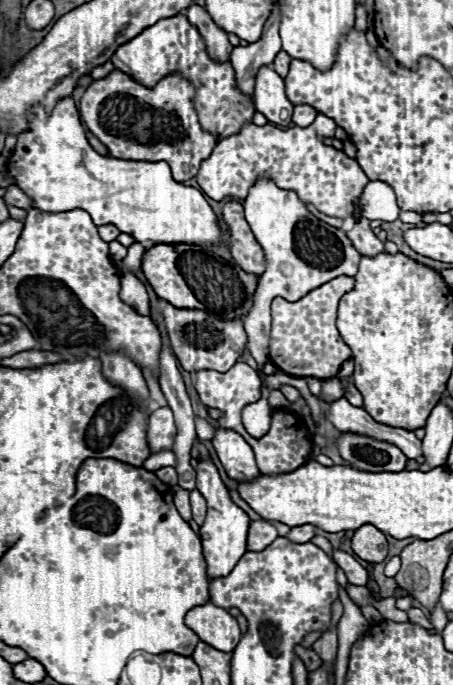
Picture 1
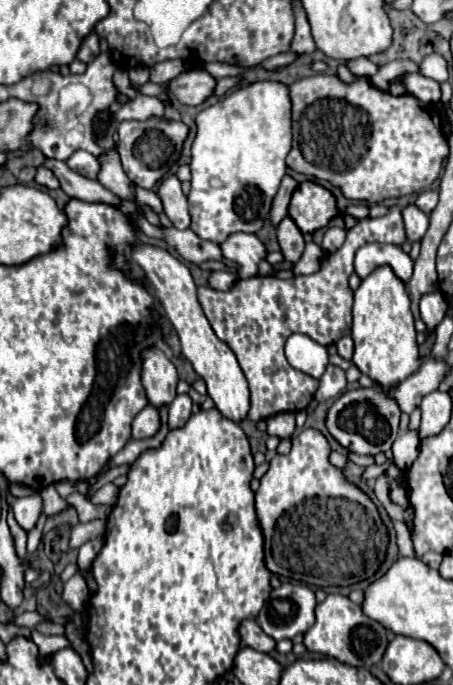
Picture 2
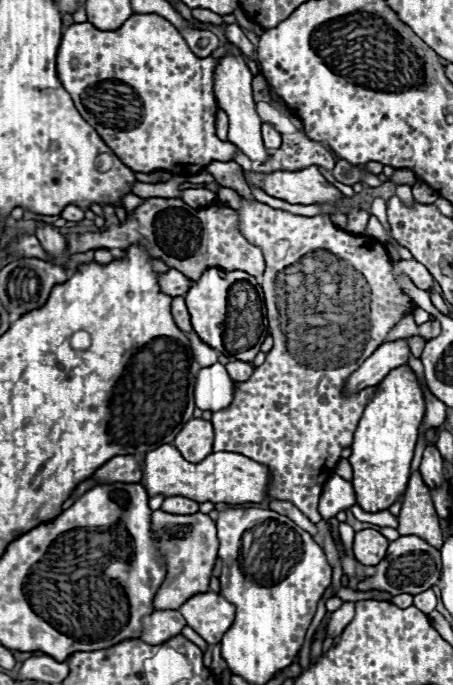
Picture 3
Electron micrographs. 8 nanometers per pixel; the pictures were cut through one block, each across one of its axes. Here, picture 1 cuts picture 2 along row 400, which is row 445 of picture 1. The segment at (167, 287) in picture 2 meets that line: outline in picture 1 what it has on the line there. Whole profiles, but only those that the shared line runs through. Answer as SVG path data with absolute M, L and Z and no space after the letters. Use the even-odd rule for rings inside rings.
M220 428L220 430L216 430L212 444L214 444L214 450L216 450L226 474L232 480L252 482L258 478L260 470L256 466L254 452L248 446L248 442L244 442L244 438L240 438L240 434L236 434L234 430Z

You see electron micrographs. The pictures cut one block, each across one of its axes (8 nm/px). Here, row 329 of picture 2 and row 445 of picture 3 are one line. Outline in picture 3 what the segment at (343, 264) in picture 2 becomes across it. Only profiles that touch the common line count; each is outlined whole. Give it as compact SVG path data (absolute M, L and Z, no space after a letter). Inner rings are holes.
M242 200L238 216L240 232L248 238L250 244L260 246L266 258L262 290L268 310L268 328L274 336L274 348L266 354L266 362L256 366L254 374L246 382L238 382L234 386L232 404L212 414L214 452L226 450L244 454L256 462L264 462L270 472L268 496L288 500L312 522L320 522L322 516L316 508L322 486L334 474L340 452L352 446L352 434L358 426L358 420L378 390L378 386L370 386L360 392L346 394L344 382L348 380L348 374L352 374L352 370L356 370L356 366L360 366L386 340L388 332L404 316L414 312L416 304L408 294L400 290L398 276L408 274L414 286L428 292L434 288L434 278L416 260L392 262L386 254L386 248L378 240L344 232L334 222L330 222L328 216L296 216L286 210L270 208L268 204L252 204L248 200ZM326 252L330 254L330 260L324 258L328 256ZM306 254L312 254L310 260L304 262L304 266L298 264L298 260ZM350 268L354 270L354 276L348 276ZM286 270L294 272L286 274ZM292 278L296 282L292 282ZM316 290L318 294L312 294Z

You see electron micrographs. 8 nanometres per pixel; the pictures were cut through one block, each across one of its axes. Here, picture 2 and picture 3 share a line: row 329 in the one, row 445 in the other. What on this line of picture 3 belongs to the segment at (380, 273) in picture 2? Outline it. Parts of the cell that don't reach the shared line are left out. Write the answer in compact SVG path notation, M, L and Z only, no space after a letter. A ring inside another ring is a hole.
M410 366L394 368L378 386L378 392L366 406L360 424L354 432L350 464L354 470L352 486L356 492L356 504L364 512L380 512L390 508L400 494L404 494L410 478L410 462L418 438L418 424L424 416L422 388L410 370Z

